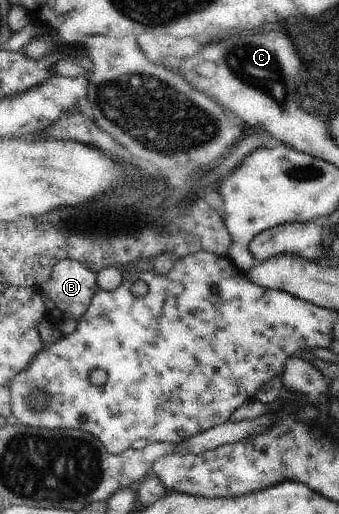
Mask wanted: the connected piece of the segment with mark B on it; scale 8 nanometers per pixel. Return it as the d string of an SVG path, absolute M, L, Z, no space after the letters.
M73 259L59 260L53 269L52 277L37 289L46 306L45 318L55 327L70 318L78 321L87 312L92 298L100 291L97 285L97 273Z

